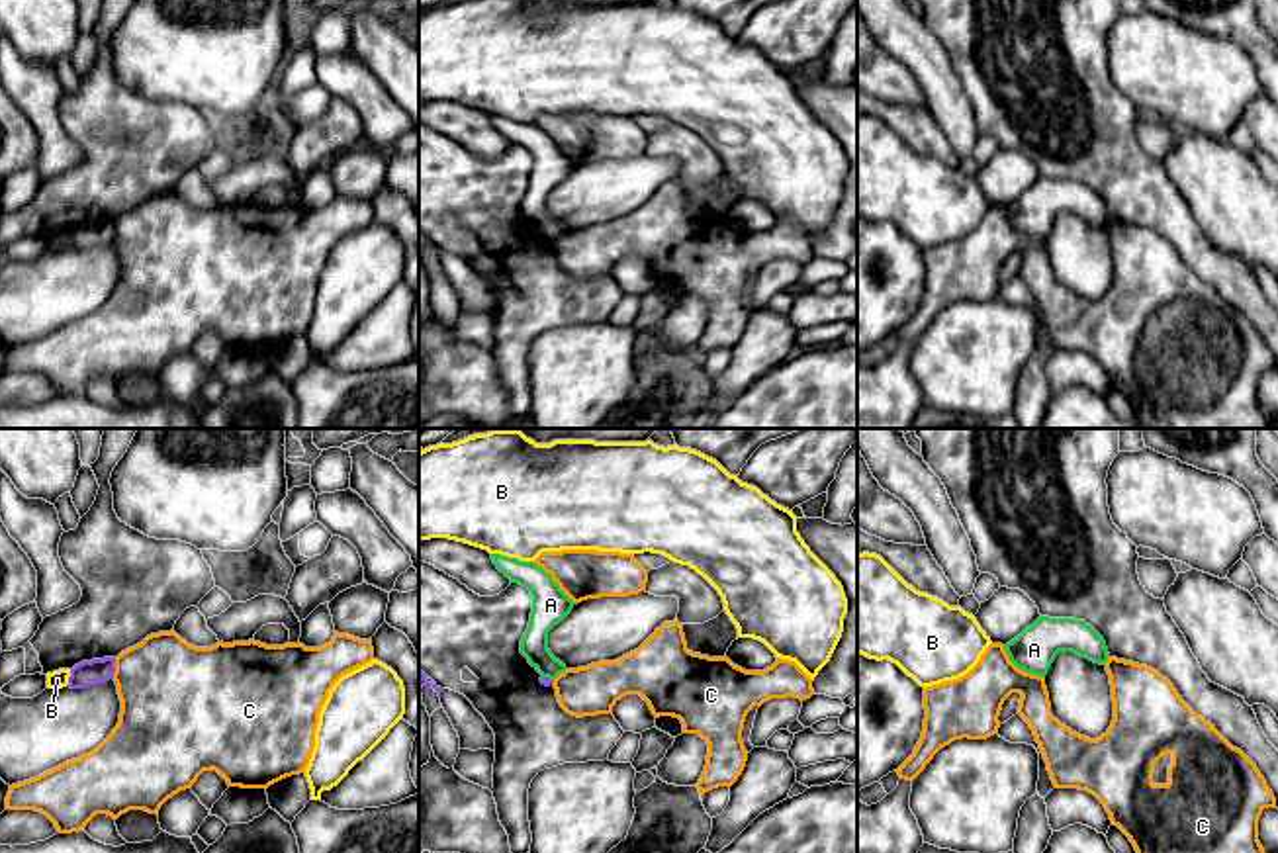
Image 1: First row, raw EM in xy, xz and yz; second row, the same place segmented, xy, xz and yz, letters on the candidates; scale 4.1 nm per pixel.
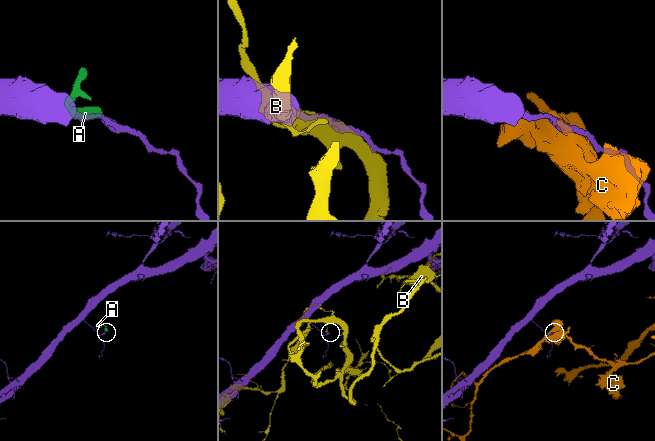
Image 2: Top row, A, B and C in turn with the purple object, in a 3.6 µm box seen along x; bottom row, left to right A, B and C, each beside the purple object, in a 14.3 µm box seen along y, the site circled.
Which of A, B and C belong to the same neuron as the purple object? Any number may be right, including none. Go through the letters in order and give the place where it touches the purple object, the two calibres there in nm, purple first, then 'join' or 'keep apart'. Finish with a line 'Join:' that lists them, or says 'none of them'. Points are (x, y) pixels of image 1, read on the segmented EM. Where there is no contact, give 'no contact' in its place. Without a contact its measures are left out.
A: meets purple in xz at (547, 677); 40 nm thick on the purple side, 110 nm on the other; keep apart
B: meets purple in xy at (69, 677); 110 nm thick on the purple side, 80 nm on the other; keep apart
C: meets purple in xy at (114, 668); 110 nm thick on the purple side, 400 nm on the other; keep apart
Join: none of them

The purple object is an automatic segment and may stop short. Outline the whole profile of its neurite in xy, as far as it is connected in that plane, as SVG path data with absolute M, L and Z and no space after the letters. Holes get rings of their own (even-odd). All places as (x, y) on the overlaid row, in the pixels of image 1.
M115 657L82 661L70 669L67 687L84 689L84 687L100 685L114 679L114 673L115 673Z

